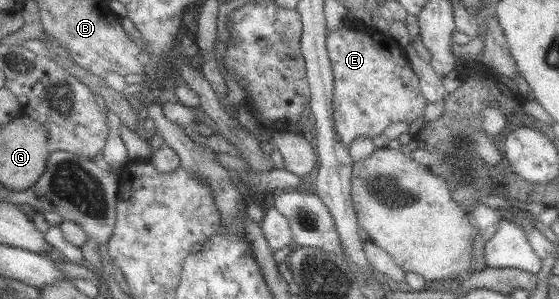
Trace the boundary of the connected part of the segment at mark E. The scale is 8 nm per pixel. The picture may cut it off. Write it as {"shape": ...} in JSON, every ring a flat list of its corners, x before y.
{"shape":[[344,20,338,29,326,31,326,50,334,80,332,107,334,129,339,143,347,149,357,137,372,139,397,122,413,122,422,115,428,102,418,87,418,78,409,67,405,53,389,33,367,27,361,21]]}

